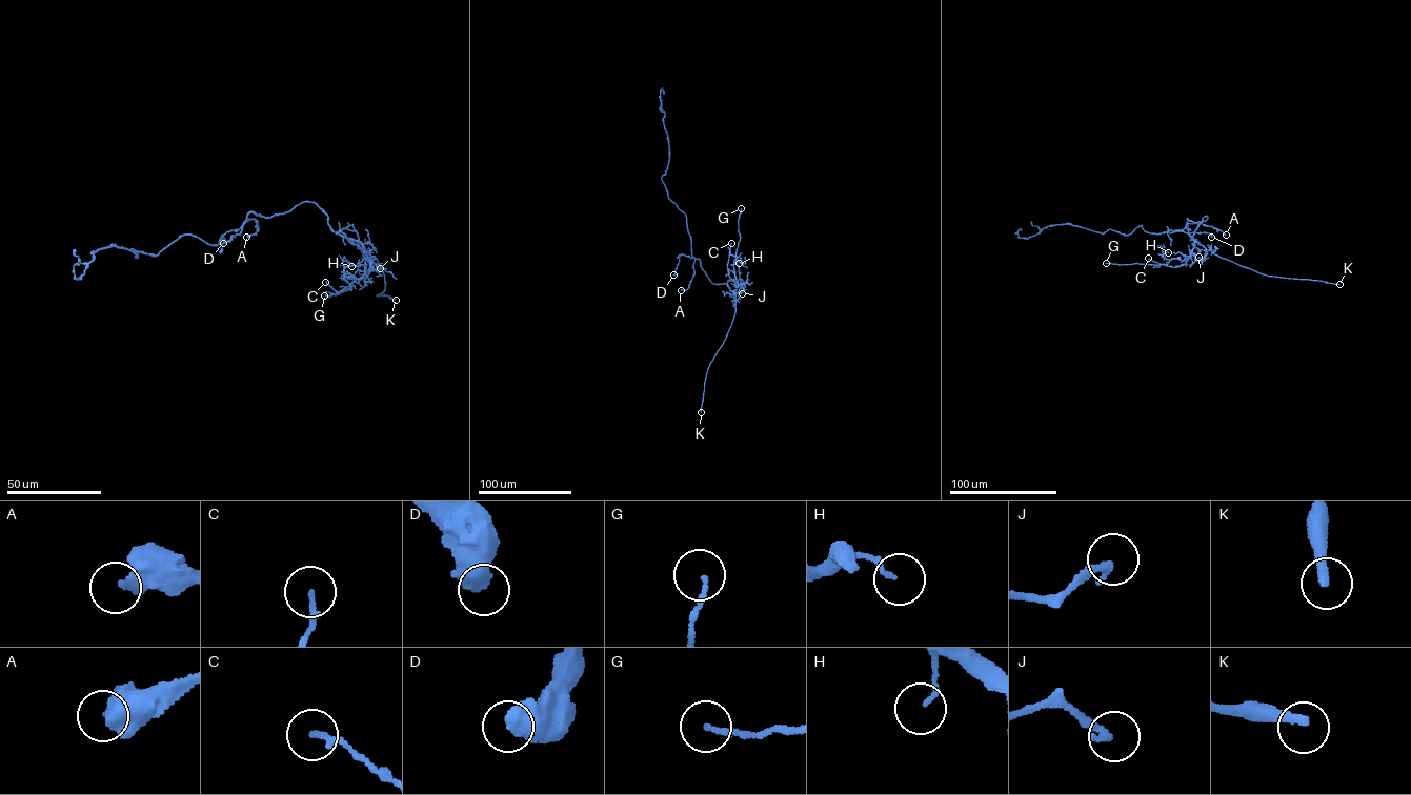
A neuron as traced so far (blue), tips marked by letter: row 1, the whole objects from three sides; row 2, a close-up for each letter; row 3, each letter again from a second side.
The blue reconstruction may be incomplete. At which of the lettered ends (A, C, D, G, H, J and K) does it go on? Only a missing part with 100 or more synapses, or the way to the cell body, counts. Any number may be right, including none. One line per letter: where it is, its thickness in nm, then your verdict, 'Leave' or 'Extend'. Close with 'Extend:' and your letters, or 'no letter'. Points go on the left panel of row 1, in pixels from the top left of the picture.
A: Place: (246, 237). Thickness 480 nm. Leave
C: Place: (325, 282). Thickness 170 nm. Leave
D: Place: (223, 243). Thickness 600 nm. Leave
G: Place: (324, 296). Thickness 150 nm. Leave
H: Place: (351, 266). Thickness 110 nm. Leave
J: Place: (380, 268). Thickness 240 nm. Leave
K: Place: (396, 300). Thickness 280 nm. Extend
Extend: K

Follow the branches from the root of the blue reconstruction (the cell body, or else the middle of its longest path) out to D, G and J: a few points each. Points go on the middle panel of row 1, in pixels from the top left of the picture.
D: (699, 260), (681, 255), (673, 274)
G: (699, 260), (712, 283), (726, 284), (732, 280), (740, 285), (732, 265), (740, 239), (738, 220), (741, 208)
J: (699, 260), (710, 282), (722, 284), (732, 280), (737, 285), (733, 298), (734, 293), (742, 293)

